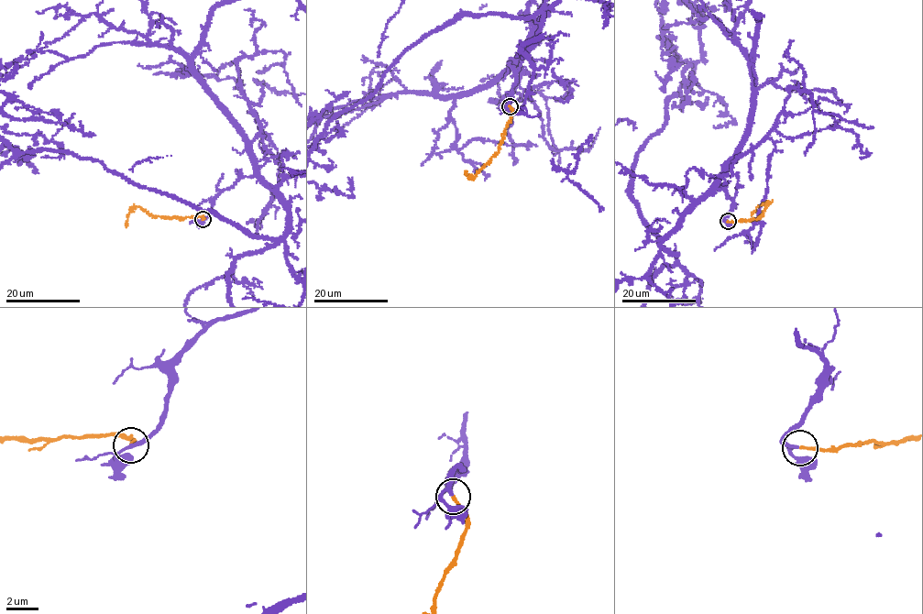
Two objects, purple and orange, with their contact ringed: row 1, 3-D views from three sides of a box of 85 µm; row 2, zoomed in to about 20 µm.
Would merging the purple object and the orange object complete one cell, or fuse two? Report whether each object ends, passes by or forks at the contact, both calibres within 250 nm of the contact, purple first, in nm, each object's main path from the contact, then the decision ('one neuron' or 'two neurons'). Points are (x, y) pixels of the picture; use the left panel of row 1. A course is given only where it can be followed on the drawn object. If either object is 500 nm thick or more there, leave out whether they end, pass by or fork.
purple passes by | orange ends | 190/200 nm | purple via (203, 219), (255, 175), (289, 220), (277, 239), (254, 238), (71, 152), (23, 151) | orange via (203, 219), (201, 216), (152, 216), (136, 207), (131, 207), (126, 227) | one neuron

